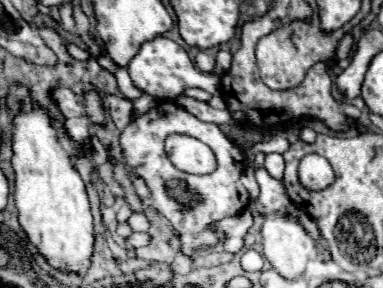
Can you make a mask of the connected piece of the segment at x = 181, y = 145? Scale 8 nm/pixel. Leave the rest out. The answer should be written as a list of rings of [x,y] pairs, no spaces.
[[[168,136],[166,154],[178,170],[189,174],[210,174],[217,168],[214,152],[204,142],[192,136]]]

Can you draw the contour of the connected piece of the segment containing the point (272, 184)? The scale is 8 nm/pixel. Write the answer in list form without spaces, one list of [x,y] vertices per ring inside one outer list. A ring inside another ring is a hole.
[[[250,162],[250,166],[254,168],[254,176],[256,176],[258,186],[260,186],[260,196],[248,208],[250,210],[256,208],[260,214],[264,214],[264,212],[278,212],[280,208],[286,208],[290,204],[290,198],[286,194],[284,184],[280,180],[272,178],[266,172],[266,168],[260,168],[254,162]]]

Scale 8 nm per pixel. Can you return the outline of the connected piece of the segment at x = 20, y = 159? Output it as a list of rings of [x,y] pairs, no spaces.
[[[30,102],[28,112],[18,112],[14,116],[12,168],[16,172],[16,208],[20,214],[20,226],[54,268],[84,272],[90,266],[94,244],[88,194],[70,154],[60,146],[52,124],[54,120],[38,102]]]

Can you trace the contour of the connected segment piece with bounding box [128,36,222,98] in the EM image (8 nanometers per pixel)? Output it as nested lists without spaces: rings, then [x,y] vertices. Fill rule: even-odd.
[[[154,38],[146,44],[142,44],[140,52],[130,60],[128,64],[128,72],[132,82],[144,90],[146,94],[152,94],[156,98],[176,98],[178,92],[184,92],[186,88],[200,88],[210,92],[212,96],[220,96],[220,78],[216,74],[204,74],[198,72],[196,66],[192,64],[192,60],[188,58],[186,50],[182,46],[178,46],[176,42],[168,40],[168,38]]]

